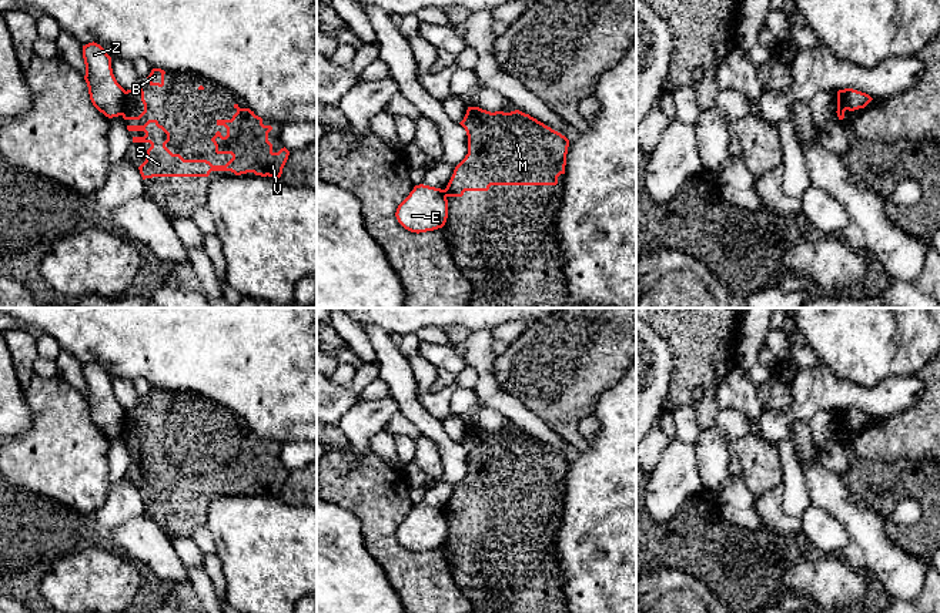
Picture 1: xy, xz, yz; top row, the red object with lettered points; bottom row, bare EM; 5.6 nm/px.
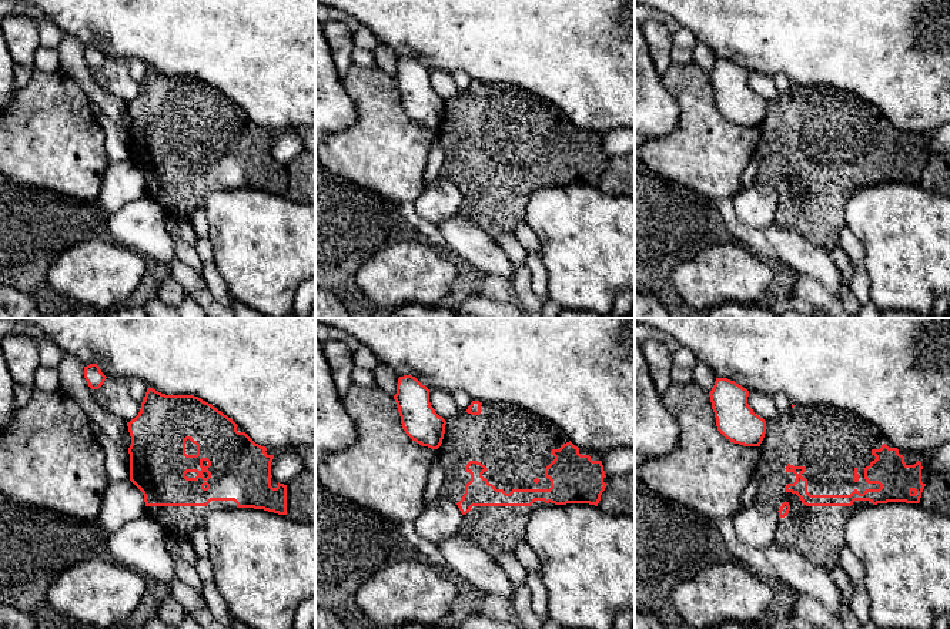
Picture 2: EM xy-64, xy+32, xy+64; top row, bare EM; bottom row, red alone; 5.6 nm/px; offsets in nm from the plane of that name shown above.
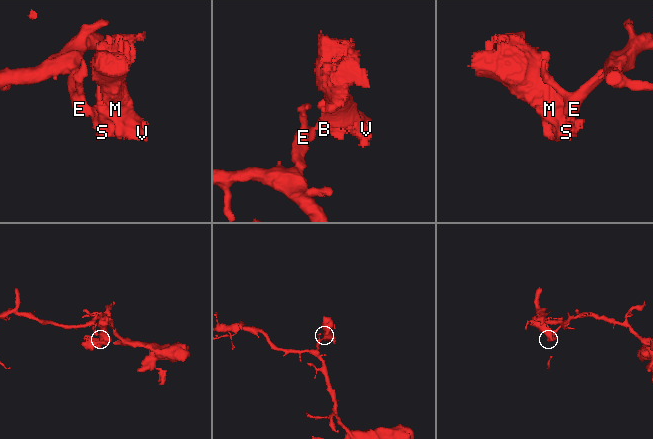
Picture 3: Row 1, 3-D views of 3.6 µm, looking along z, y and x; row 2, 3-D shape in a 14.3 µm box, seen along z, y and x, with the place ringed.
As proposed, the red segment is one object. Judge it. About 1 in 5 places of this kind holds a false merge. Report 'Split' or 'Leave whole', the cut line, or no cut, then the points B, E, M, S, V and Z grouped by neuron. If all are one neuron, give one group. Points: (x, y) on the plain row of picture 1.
Split. Split along xy (126, 411), (126, 426), (121, 434). Groups: B M S V / E Z

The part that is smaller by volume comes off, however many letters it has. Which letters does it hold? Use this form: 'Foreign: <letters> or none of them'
Foreign: B, M, S, V

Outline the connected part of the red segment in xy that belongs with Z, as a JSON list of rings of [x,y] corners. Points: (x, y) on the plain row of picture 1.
[[[97,362],[83,365],[83,378],[86,383],[84,399],[93,425],[106,436],[123,435],[126,428],[126,409],[117,402],[111,376]]]

